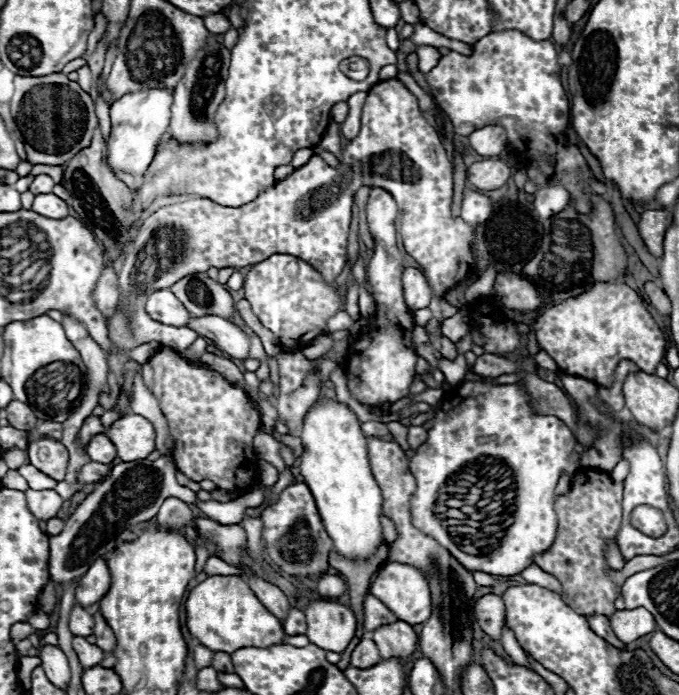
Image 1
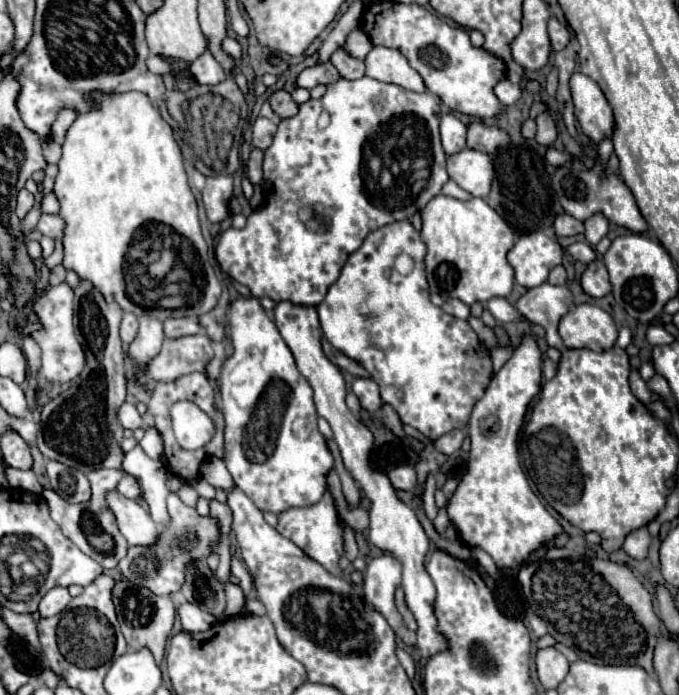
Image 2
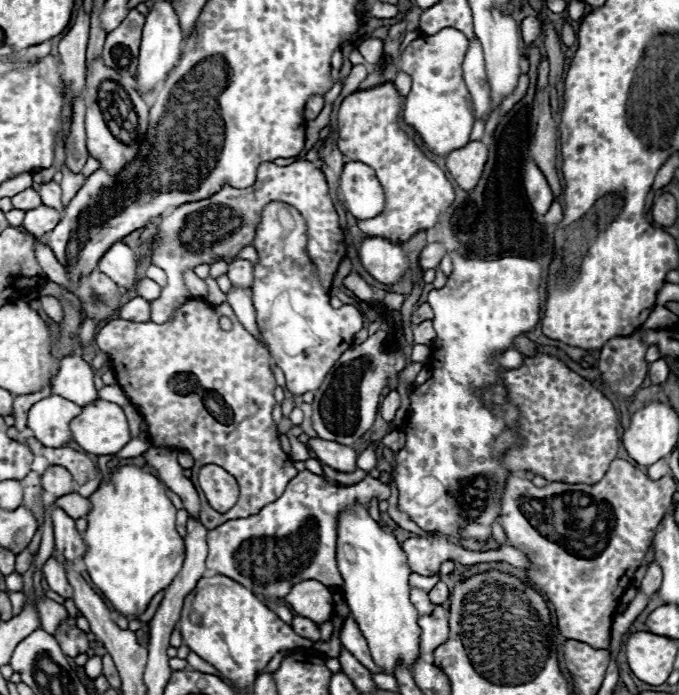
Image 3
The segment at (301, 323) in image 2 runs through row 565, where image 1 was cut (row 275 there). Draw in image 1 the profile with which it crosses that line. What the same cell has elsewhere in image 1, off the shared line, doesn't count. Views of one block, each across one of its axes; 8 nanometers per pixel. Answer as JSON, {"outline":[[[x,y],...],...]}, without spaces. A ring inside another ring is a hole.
{"outline":[[[404,268],[402,292],[404,292],[404,302],[410,310],[426,308],[430,304],[430,298],[432,298],[432,290],[430,290],[424,274],[416,268]]]}

